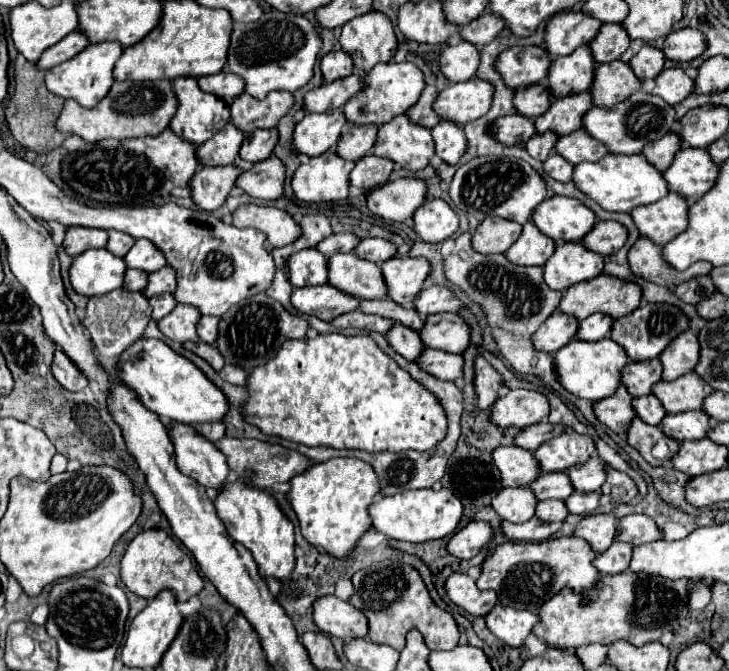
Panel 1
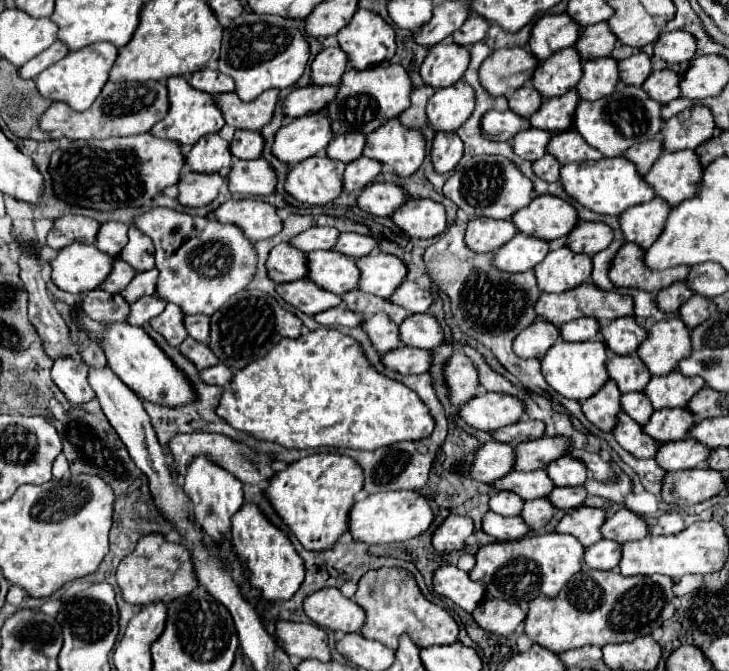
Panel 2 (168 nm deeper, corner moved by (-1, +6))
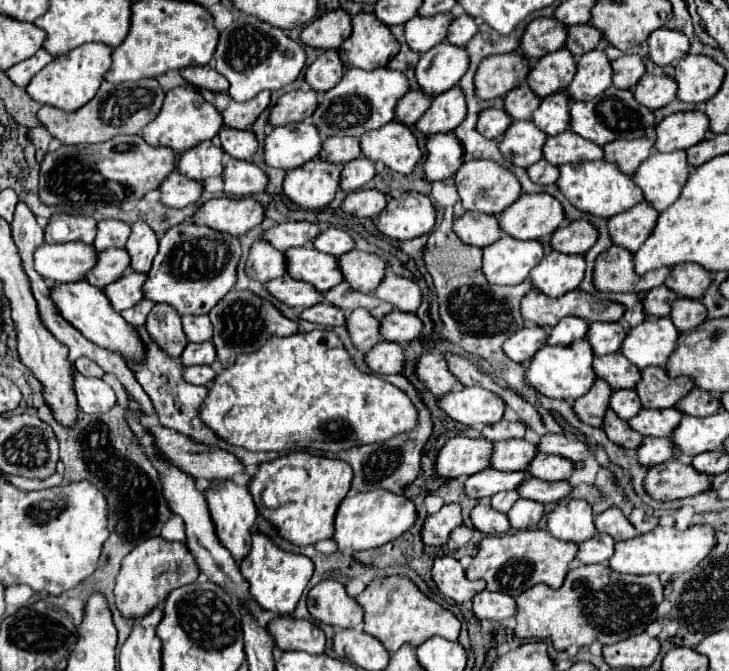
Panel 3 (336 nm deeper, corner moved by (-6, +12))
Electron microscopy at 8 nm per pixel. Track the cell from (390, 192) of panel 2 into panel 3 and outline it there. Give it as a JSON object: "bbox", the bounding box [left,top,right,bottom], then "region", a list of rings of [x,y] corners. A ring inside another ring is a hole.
{"bbox":[340,190,386,218],"region":[[[356,190],[344,198],[340,208],[358,218],[374,218],[386,208],[386,196],[380,190]]]}

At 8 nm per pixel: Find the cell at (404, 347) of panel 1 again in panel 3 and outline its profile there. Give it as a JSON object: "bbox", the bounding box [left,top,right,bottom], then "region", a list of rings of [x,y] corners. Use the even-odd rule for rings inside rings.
{"bbox":[346,308,380,352],"region":[[[358,308],[346,316],[346,330],[354,348],[358,348],[360,352],[368,352],[380,340],[380,322],[364,308]]]}

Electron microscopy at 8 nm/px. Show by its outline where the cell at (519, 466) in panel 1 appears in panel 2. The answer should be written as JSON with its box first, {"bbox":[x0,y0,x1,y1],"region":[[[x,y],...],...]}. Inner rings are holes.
{"bbox":[471,442,515,484],"region":[[[487,442],[475,452],[475,464],[471,466],[471,476],[479,482],[493,484],[513,470],[515,448],[505,442]]]}

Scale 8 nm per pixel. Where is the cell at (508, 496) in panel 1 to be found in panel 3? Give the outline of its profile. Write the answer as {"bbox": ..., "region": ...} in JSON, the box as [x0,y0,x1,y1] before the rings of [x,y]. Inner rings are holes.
{"bbox":[490,490,518,514],"region":[[[510,490],[510,492],[498,492],[498,494],[490,500],[490,504],[492,504],[494,510],[506,514],[506,512],[512,508],[512,504],[514,504],[516,500],[518,500],[518,494],[516,494],[514,490]]]}

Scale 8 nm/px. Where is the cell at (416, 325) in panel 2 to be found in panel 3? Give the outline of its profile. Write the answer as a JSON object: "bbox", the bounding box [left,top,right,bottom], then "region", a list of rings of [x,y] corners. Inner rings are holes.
{"bbox":[380,310,422,344],"region":[[[400,310],[390,312],[390,316],[380,318],[380,336],[382,340],[396,342],[396,344],[408,344],[410,340],[418,338],[422,330],[422,322],[416,314],[406,314]]]}

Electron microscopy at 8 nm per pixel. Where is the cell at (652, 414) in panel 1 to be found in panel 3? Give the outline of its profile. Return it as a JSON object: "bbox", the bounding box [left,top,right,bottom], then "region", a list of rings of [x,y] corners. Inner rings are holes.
{"bbox":[610,390,642,420],"region":[[[614,390],[610,396],[610,410],[614,410],[622,420],[630,420],[642,410],[642,406],[634,390]]]}

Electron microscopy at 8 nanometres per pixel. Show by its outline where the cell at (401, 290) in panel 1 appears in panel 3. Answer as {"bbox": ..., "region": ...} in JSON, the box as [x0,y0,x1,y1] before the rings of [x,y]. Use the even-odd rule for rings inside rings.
{"bbox":[338,250,386,294],"region":[[[350,250],[338,258],[338,268],[344,282],[350,284],[350,290],[370,294],[382,282],[386,264],[376,254]]]}

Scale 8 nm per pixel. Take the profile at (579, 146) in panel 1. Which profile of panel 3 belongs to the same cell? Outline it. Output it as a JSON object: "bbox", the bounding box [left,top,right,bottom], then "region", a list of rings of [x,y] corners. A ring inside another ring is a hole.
{"bbox":[544,130,604,164],"region":[[[566,130],[558,136],[548,136],[544,142],[544,158],[554,164],[574,164],[582,160],[602,160],[604,150],[590,140],[582,140],[582,136]]]}

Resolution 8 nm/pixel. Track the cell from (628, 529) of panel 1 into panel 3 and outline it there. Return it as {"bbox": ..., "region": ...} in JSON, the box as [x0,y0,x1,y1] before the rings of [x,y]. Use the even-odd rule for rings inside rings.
{"bbox":[594,508,640,540],"region":[[[608,508],[602,514],[598,514],[594,520],[594,526],[596,526],[596,532],[610,534],[614,540],[628,540],[640,534],[618,508]]]}

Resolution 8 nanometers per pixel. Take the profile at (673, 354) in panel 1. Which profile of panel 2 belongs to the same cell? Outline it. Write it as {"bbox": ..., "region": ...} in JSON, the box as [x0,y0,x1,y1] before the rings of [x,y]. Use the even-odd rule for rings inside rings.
{"bbox":[637,318,691,376],"region":[[[681,318],[661,320],[649,328],[647,340],[637,348],[637,356],[645,362],[653,376],[669,374],[681,358],[691,350],[691,332]]]}

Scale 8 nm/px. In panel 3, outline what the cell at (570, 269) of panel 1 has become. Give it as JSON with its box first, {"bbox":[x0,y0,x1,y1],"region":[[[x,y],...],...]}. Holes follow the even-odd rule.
{"bbox":[530,252,586,298],"region":[[[548,252],[542,262],[530,272],[530,280],[536,290],[546,296],[558,298],[570,290],[576,290],[584,278],[586,262],[578,254]]]}

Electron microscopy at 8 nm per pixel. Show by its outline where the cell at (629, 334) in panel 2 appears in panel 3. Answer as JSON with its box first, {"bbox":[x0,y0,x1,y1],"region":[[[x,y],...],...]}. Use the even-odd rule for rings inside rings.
{"bbox":[586,322,626,356],"region":[[[594,322],[590,324],[590,332],[586,334],[592,352],[596,356],[604,356],[604,354],[614,354],[620,350],[622,340],[626,338],[626,330],[614,322],[614,324],[602,324],[602,322]]]}

